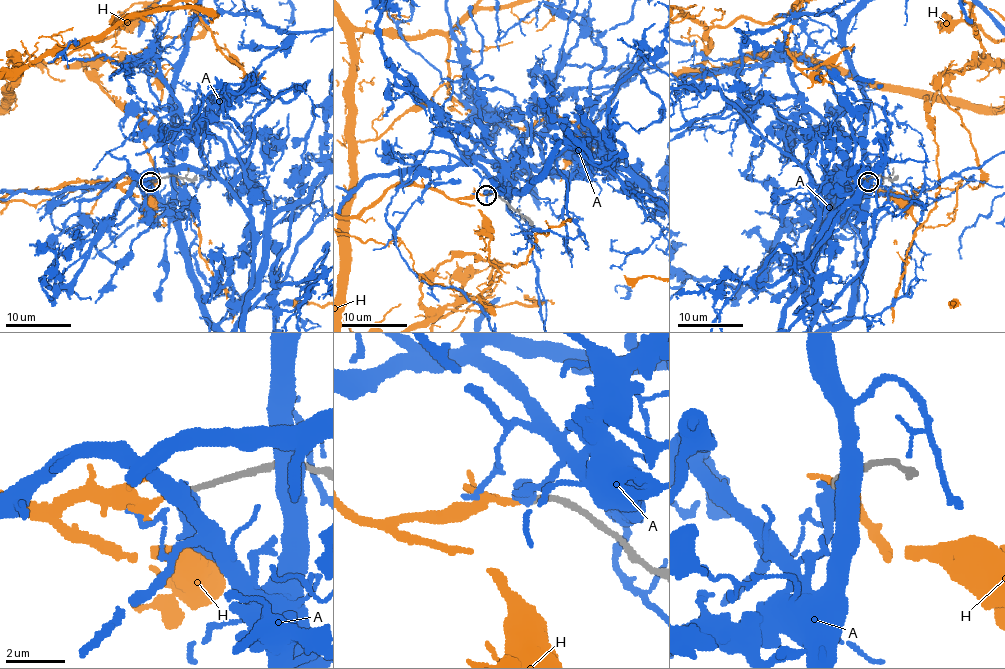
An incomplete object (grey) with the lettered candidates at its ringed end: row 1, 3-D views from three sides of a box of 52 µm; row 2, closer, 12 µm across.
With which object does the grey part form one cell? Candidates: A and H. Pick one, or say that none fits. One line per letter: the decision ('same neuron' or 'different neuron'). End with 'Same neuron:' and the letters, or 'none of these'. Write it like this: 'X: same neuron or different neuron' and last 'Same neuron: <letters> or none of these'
A: different neuron
H: same neuron
Same neuron: H

